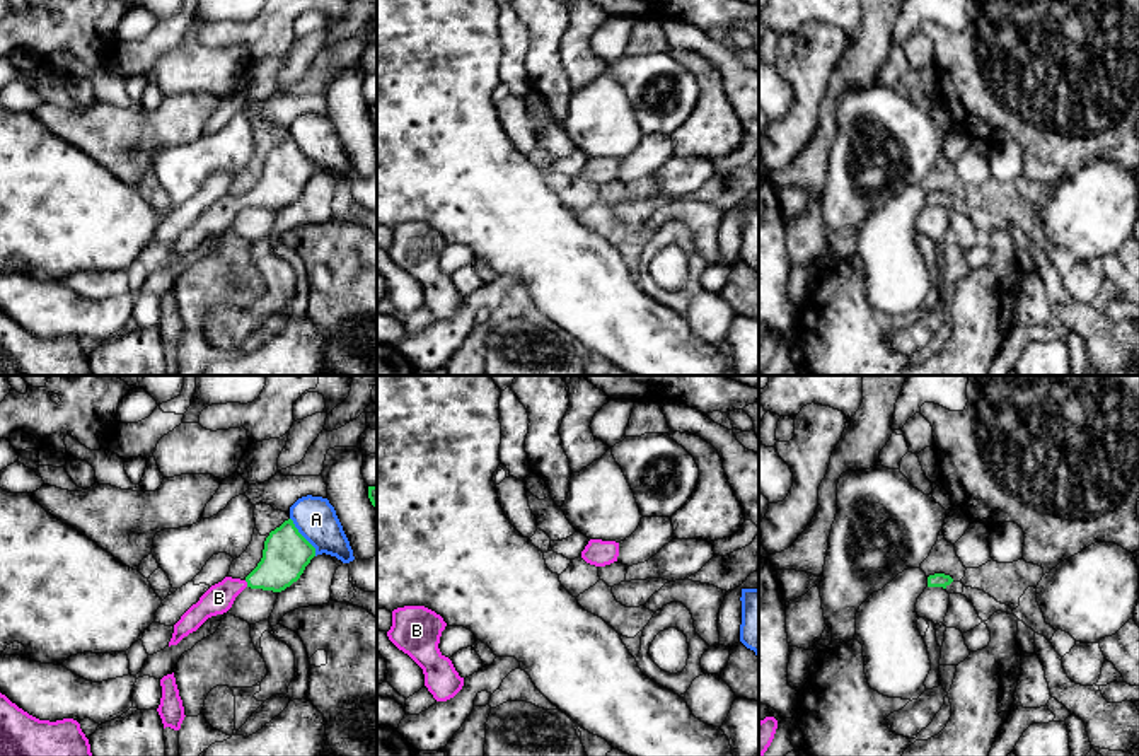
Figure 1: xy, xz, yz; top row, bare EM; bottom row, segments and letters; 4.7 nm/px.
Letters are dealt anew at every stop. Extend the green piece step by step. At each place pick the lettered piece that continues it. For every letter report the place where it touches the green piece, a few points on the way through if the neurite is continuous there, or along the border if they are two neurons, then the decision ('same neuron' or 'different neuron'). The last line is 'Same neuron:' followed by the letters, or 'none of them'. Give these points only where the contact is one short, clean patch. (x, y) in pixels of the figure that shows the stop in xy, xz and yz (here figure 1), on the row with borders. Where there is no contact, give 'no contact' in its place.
A: contact xy (302, 536); border xy (290, 517), (316, 555); different neuron
B: contact xy (248, 584); way xy (287, 553), (263, 577), (248, 584), (234, 586), (219, 598); same neuron
Same neuron: B

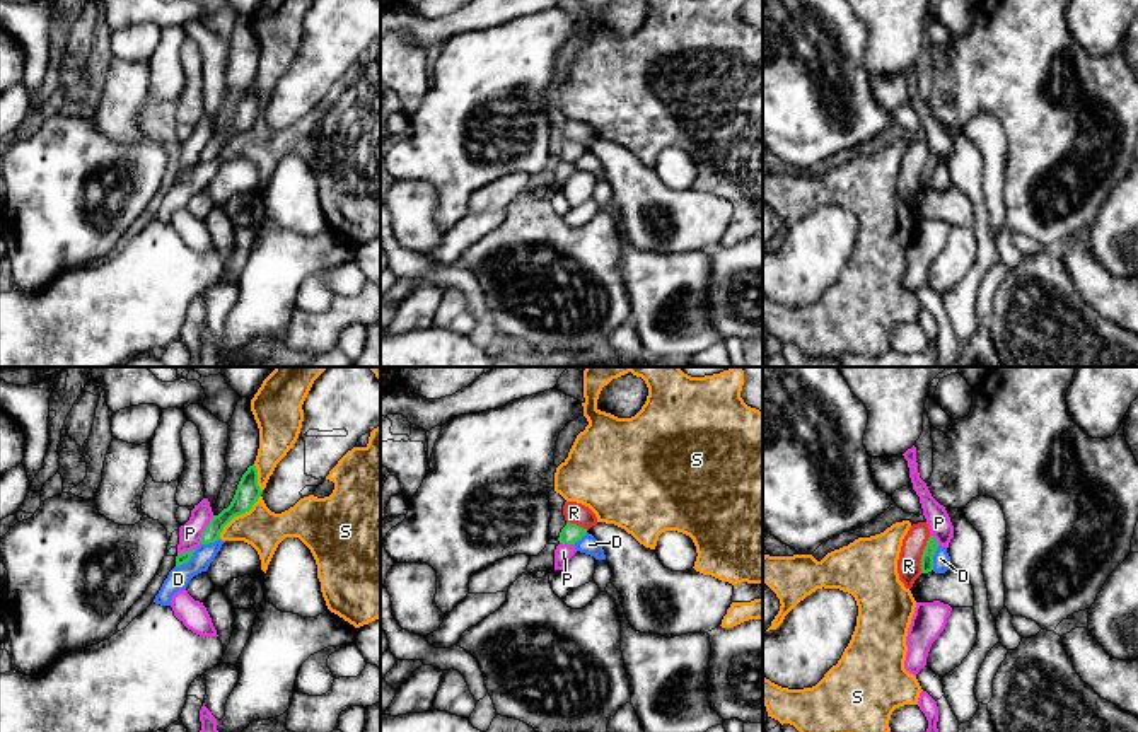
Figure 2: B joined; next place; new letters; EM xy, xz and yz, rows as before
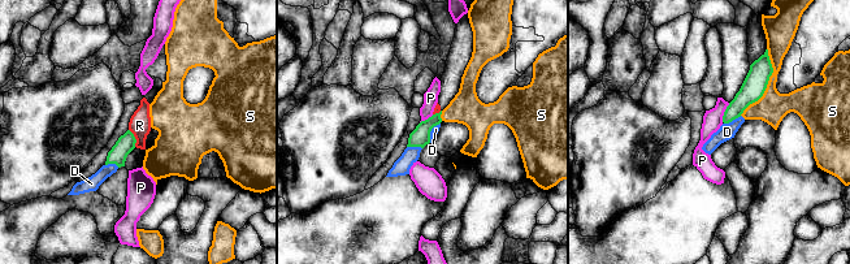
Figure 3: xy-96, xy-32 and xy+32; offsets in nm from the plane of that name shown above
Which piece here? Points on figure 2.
D: contact xy (188, 560); different neuron
P: contact xy (205, 529); border xy (214, 516), (198, 543); different neuron
R: contact yz (922, 555); different neuron
S: contact xy (238, 514); different neuron
Same neuron: none of them

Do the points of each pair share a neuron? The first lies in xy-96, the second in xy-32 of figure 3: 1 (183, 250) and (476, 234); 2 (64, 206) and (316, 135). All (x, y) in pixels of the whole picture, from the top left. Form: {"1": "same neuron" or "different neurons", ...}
{"1": "different neurons", "2": "different neurons"}

